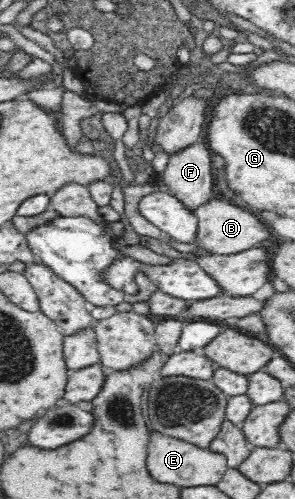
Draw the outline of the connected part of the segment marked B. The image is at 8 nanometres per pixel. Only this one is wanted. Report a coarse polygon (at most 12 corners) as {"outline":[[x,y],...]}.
{"outline":[[200,204],[197,246],[230,255],[274,240],[246,208]]}

